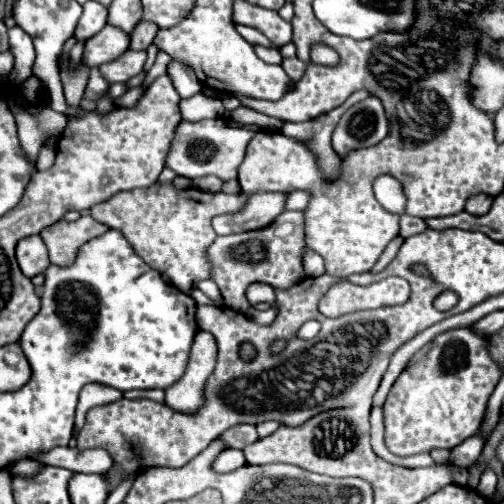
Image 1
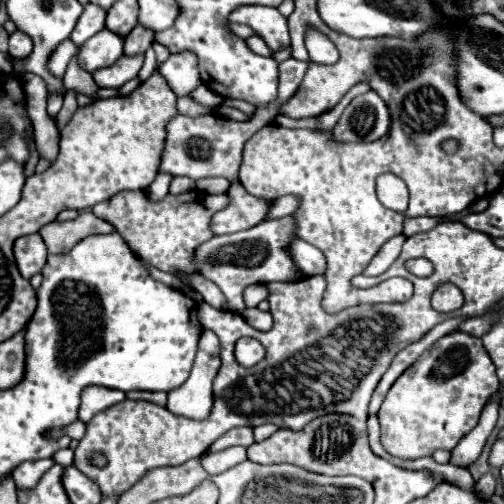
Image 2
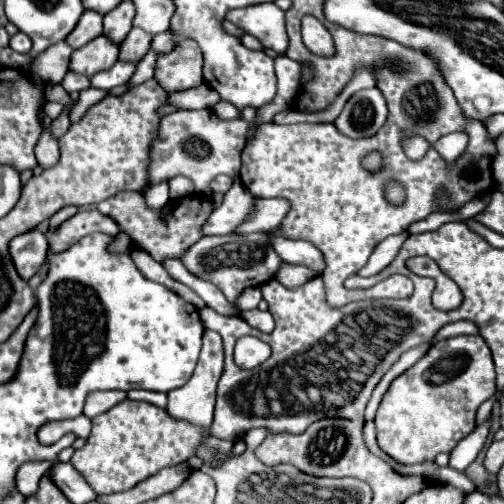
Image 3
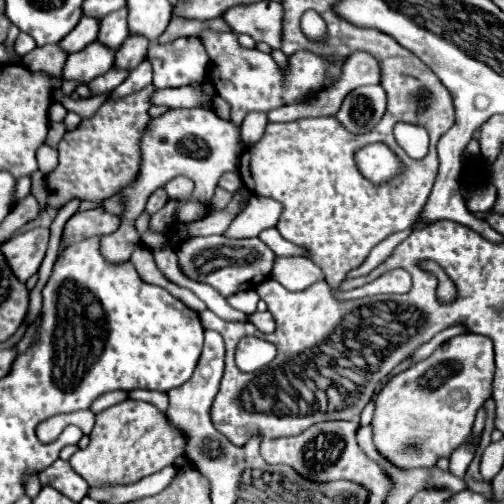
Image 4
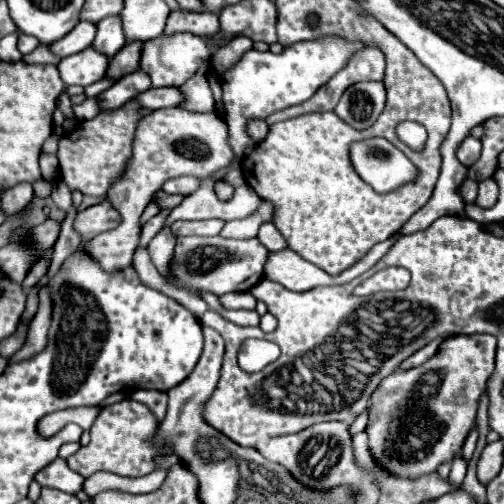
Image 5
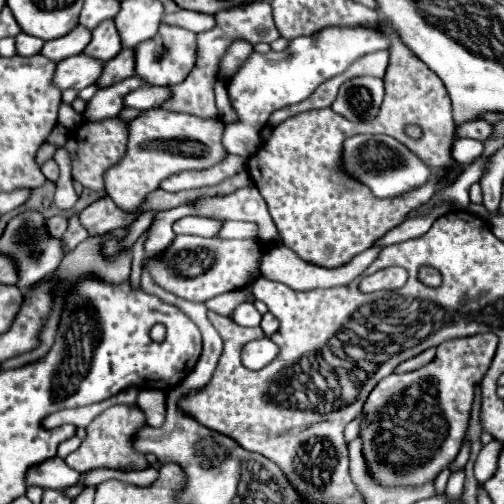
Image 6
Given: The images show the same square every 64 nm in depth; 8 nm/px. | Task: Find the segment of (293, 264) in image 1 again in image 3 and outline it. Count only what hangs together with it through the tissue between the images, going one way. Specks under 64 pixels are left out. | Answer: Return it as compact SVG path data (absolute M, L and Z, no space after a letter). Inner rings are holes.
M252 232L252 234L228 234L228 236L204 236L182 256L182 262L198 278L216 284L228 298L228 302L236 306L236 298L244 288L260 286L272 280L284 260L272 248L266 232ZM234 262L242 262L242 266L236 266Z

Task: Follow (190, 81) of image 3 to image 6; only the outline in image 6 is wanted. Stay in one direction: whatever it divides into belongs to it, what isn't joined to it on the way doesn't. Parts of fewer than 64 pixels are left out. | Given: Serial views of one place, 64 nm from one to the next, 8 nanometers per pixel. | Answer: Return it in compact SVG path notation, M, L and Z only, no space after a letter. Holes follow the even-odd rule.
M162 24L160 32L154 38L136 46L136 74L148 80L152 86L180 84L194 68L194 62L196 62L196 34L184 28Z

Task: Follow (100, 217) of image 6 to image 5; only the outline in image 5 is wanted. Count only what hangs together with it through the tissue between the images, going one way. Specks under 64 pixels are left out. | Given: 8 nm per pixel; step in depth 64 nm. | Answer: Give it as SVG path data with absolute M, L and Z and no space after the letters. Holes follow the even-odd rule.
M104 200L96 206L86 208L84 212L78 212L74 218L74 230L80 234L82 242L88 242L102 232L114 230L118 226L118 220L120 216L116 208L108 200Z

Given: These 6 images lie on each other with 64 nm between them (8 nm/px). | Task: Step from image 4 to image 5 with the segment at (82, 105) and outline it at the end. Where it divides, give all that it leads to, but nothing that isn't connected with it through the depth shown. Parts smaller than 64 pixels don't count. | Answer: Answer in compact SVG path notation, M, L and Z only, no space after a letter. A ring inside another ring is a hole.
M86 98L80 105L73 105L73 111L79 121L90 120L100 111L96 98Z

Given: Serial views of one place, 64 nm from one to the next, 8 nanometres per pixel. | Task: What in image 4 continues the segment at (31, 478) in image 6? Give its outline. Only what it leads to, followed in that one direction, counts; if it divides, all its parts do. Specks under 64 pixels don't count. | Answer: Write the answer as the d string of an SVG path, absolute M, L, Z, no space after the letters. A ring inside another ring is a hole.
M56 460L44 472L40 472L40 482L52 484L58 492L62 492L74 502L80 502L84 496L88 496L88 490L90 490L86 480L78 476L66 460Z

